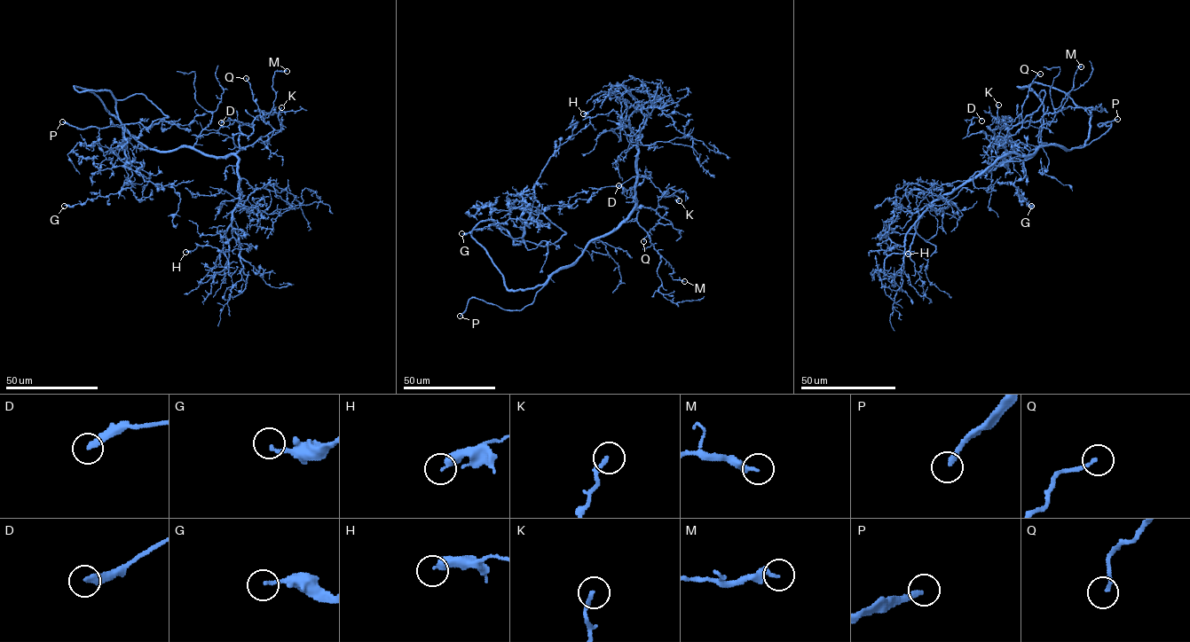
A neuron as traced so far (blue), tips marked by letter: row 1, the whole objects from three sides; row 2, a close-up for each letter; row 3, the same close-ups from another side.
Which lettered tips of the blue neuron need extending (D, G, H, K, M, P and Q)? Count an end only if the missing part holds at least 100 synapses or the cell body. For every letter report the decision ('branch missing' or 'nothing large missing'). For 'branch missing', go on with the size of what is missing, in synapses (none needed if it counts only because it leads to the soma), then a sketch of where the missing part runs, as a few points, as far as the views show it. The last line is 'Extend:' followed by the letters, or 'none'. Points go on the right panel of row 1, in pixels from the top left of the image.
D: nothing large missing
G: nothing large missing
H: nothing large missing
K: nothing large missing
M: nothing large missing
P: branch missing
Q: nothing large missing
Extend: P

